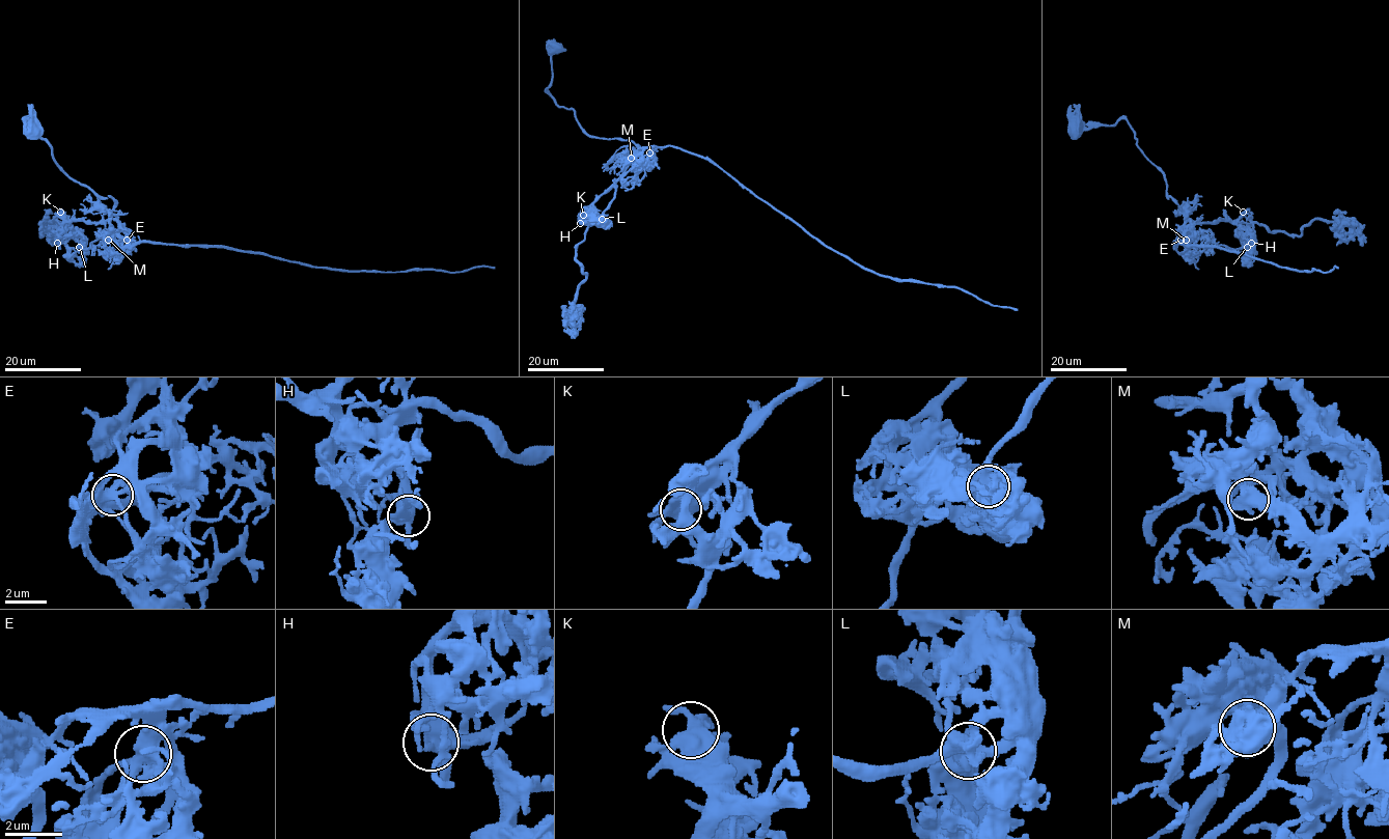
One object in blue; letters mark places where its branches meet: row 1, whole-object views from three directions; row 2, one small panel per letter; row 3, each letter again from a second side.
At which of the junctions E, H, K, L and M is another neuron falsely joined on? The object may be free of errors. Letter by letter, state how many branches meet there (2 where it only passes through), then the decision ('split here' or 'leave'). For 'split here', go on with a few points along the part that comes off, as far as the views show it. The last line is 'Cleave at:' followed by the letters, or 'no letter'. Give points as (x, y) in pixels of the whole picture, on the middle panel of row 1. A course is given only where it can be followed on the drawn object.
E: 4 branches meet; leave
H: 4 branches meet; leave
K: 4 branches meet; leave
L: 4 branches meet; leave
M: 4 branches meet; split here; foreign part runs (632, 158), (643, 147), (673, 145), (709, 158), (865, 268), (955, 286), (1017, 309)
Cleave at: M

